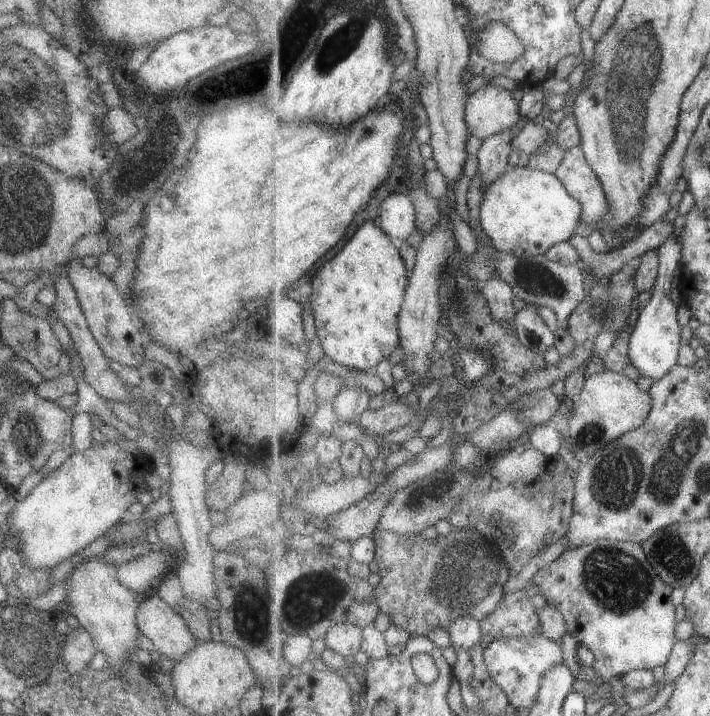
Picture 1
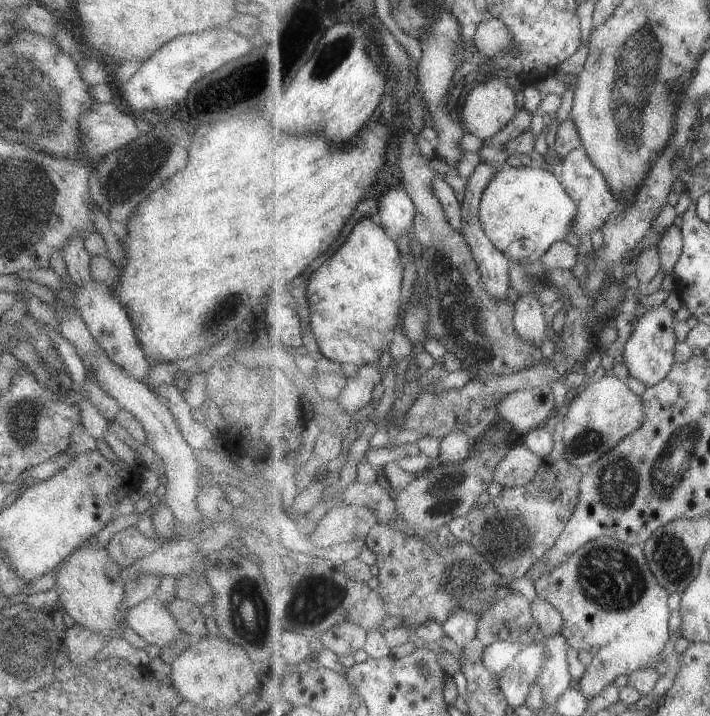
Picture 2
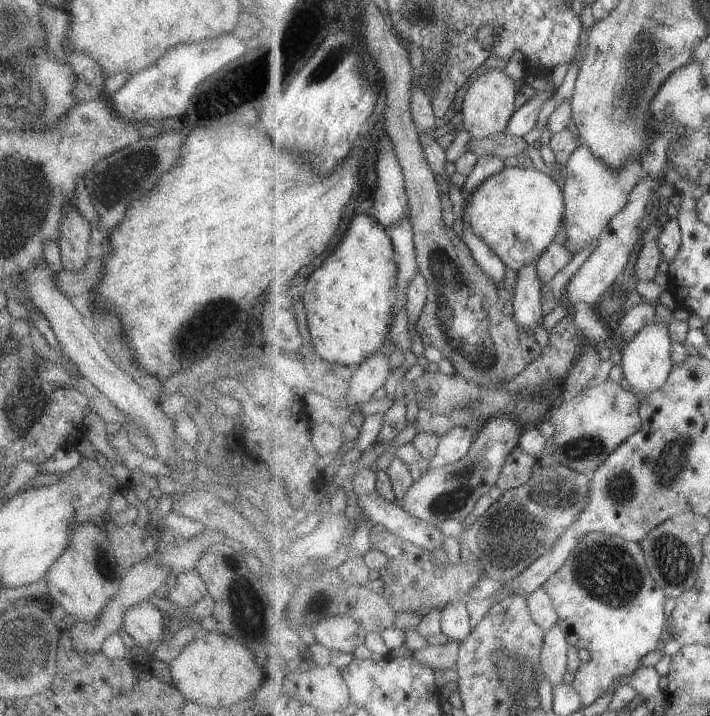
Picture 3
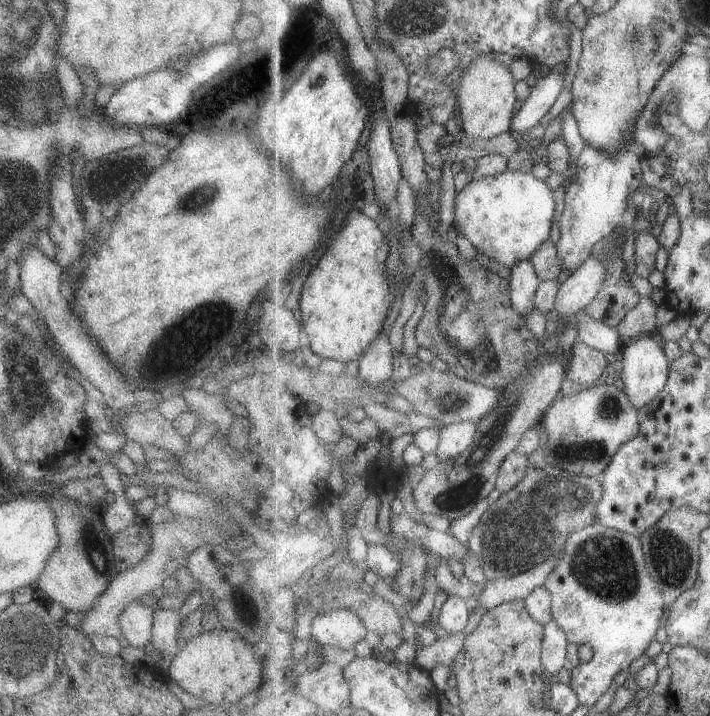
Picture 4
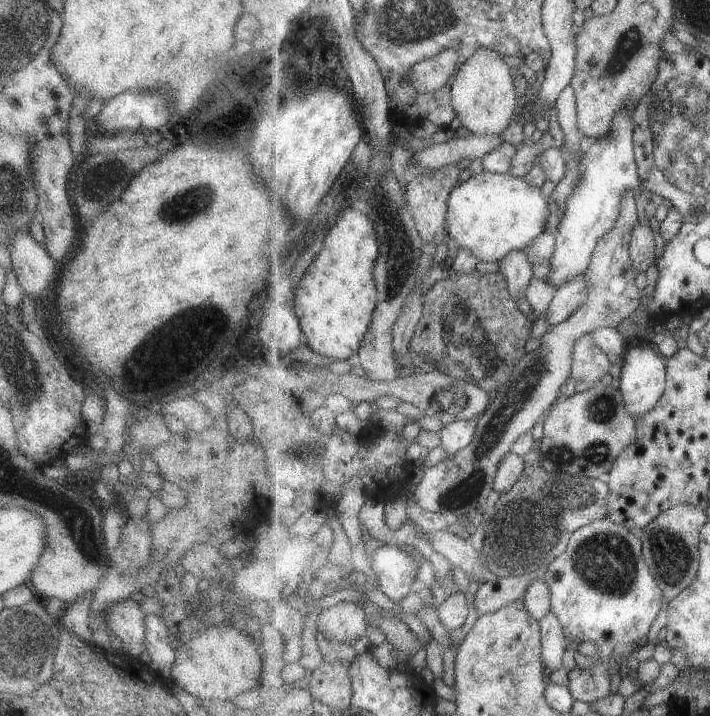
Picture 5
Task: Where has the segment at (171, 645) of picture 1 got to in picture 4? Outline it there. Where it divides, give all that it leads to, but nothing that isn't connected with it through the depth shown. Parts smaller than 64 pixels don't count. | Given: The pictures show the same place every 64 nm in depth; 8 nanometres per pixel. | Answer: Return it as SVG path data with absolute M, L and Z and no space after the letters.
M133 600L123 610L119 610L117 626L129 646L143 648L151 636L151 626L153 626L151 620L153 620L151 608L138 600Z

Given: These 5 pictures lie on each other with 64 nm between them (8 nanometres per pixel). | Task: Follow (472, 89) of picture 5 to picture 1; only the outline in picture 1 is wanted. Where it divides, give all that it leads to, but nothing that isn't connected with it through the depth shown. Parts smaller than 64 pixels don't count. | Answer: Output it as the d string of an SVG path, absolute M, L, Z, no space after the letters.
M488 83L469 96L465 108L465 120L472 136L482 141L511 130L519 124L521 116L512 92Z

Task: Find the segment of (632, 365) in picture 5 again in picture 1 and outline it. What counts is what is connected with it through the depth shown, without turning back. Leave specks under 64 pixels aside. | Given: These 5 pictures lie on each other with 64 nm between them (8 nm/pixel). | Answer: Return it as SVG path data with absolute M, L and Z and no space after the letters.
M671 234L659 246L660 271L654 286L654 292L648 302L639 308L639 316L629 338L627 353L630 362L640 376L649 378L653 383L669 374L669 371L678 364L681 342L683 342L683 336L681 336L683 324L679 323L679 312L677 312L679 304L673 302L669 295L671 289L675 287L673 284L675 272L677 272L679 264L682 263L683 247L680 236L674 234Z

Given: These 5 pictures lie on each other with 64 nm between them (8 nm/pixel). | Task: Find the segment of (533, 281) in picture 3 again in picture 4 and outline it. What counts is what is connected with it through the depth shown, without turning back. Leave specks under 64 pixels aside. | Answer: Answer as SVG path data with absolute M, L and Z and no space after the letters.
M531 259L517 262L510 271L512 304L521 316L529 316L535 310L535 292L541 284L539 275Z

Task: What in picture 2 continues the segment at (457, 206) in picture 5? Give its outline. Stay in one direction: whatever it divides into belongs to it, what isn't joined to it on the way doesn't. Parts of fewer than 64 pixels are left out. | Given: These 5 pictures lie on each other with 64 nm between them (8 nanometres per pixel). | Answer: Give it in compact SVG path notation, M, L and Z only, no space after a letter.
M506 165L493 177L483 192L483 198L479 204L479 220L481 220L481 226L489 236L489 240L493 241L499 252L505 254L511 265L516 262L527 264L527 262L537 262L546 254L547 250L553 247L555 242L563 240L569 234L573 228L573 222L575 222L577 210L579 210L579 206L567 194L560 177L556 174L535 167L517 168Z

